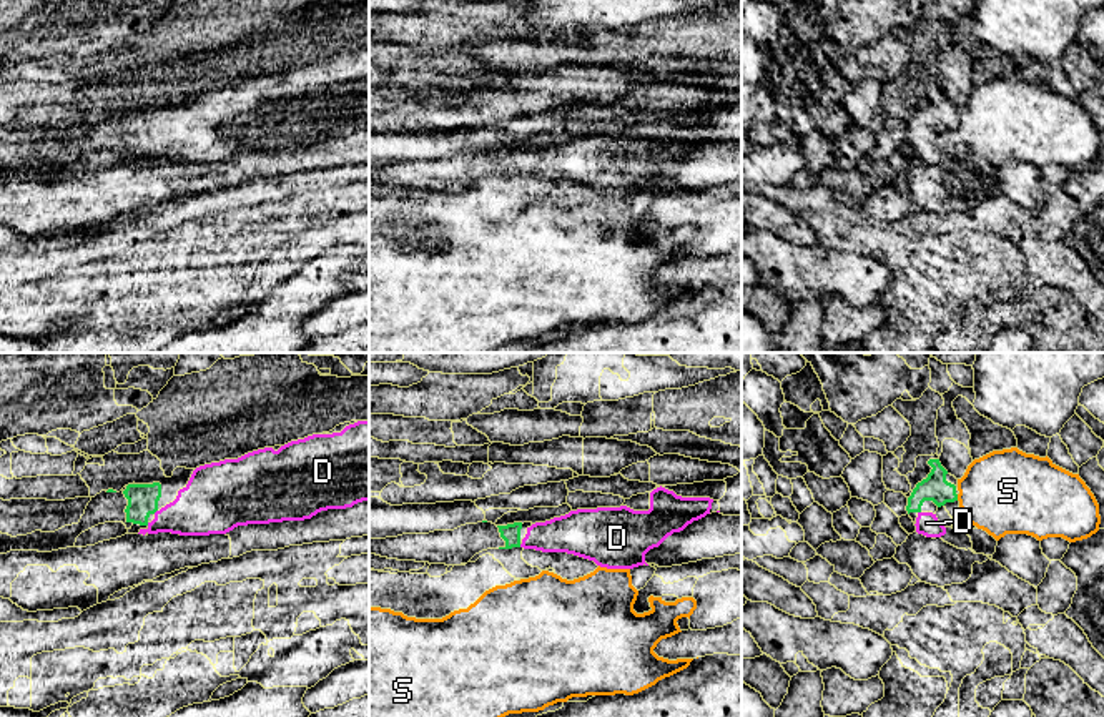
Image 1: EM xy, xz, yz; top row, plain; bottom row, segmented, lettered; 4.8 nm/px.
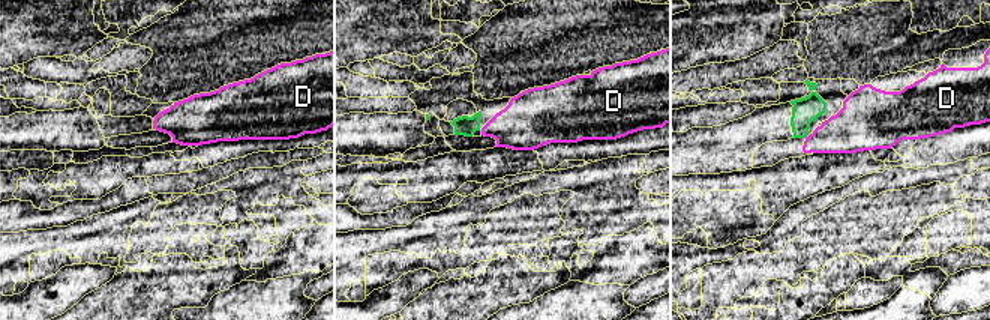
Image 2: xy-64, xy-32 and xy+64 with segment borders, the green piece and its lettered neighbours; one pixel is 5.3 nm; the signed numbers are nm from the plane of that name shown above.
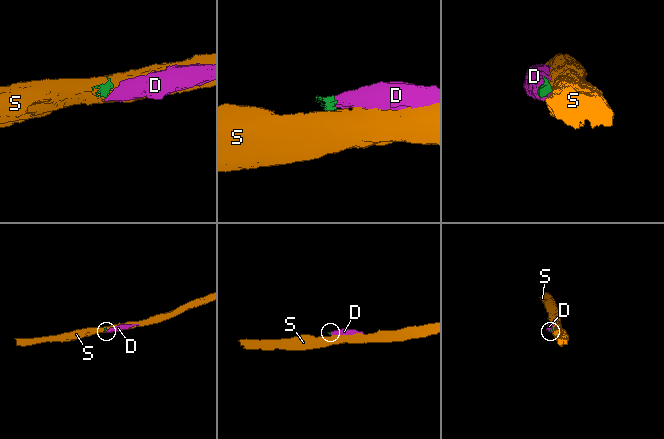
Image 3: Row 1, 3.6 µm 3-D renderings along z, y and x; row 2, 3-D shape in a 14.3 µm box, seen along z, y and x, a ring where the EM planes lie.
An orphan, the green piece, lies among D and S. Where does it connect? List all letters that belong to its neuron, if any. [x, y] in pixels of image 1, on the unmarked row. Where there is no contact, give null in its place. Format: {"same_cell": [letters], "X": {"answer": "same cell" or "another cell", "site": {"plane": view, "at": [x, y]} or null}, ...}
{"same_cell": ["D"], "D": {"answer": "same cell", "site": {"plane": "xy", "at": [155, 138]}}, "S": {"answer": "another cell", "site": {"plane": "yz", "at": [956, 125]}}}

